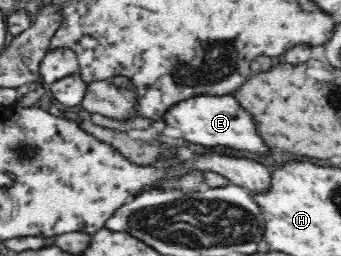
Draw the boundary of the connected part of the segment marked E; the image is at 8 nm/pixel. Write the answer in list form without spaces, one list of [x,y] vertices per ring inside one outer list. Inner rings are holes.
[[[203,95],[191,98],[191,102],[179,102],[163,116],[166,126],[178,129],[183,138],[191,143],[201,146],[223,146],[231,150],[243,150],[255,156],[269,158],[271,146],[267,146],[265,138],[261,136],[261,130],[257,128],[257,122],[253,120],[253,114],[245,108],[241,108],[235,95],[223,96]]]

